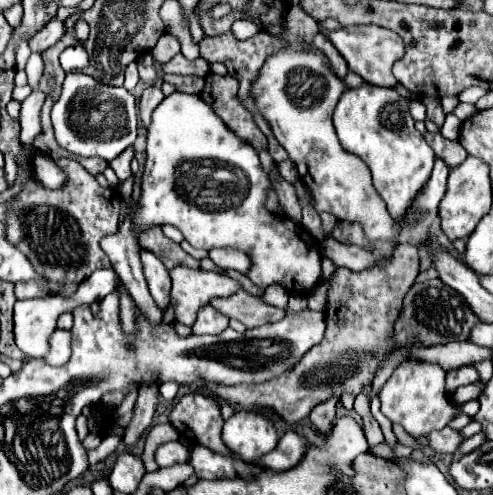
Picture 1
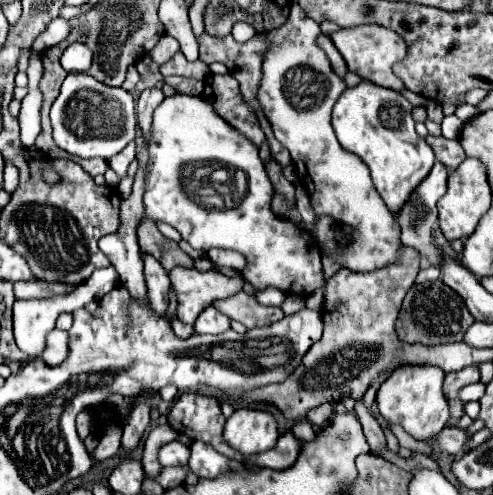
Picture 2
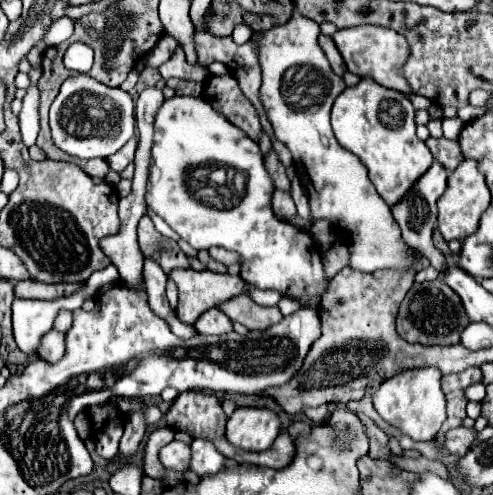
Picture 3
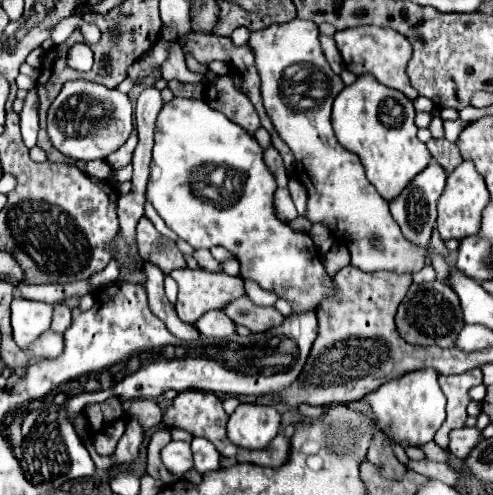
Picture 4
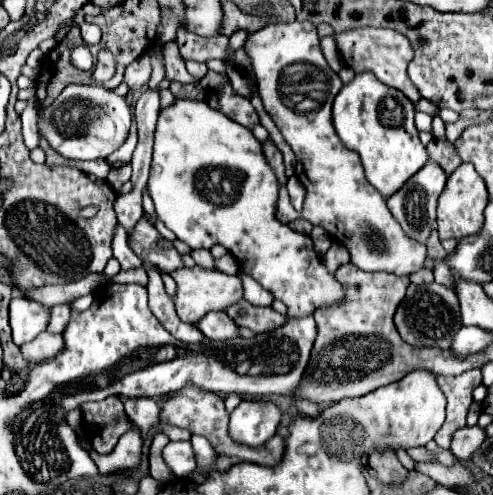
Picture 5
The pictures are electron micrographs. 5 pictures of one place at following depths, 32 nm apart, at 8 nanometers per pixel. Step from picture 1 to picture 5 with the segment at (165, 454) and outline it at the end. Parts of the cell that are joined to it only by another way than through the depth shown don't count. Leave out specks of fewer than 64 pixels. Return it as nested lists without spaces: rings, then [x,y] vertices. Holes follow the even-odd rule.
[[[170,442],[164,452],[164,462],[168,464],[168,468],[178,476],[188,476],[190,472],[196,470],[196,460],[194,460],[194,452],[190,442]]]

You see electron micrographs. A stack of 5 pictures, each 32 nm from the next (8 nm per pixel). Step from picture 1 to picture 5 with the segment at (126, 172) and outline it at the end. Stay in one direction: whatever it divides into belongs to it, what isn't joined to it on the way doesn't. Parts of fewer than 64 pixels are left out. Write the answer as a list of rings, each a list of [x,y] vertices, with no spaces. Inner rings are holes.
[[[132,124],[132,130],[130,130],[130,136],[128,136],[128,140],[116,150],[116,152],[112,152],[106,160],[108,160],[108,164],[110,166],[114,166],[114,168],[120,168],[120,166],[124,166],[124,164],[128,164],[130,162],[130,158],[132,158],[132,152],[134,152],[134,148],[136,148],[136,124]]]

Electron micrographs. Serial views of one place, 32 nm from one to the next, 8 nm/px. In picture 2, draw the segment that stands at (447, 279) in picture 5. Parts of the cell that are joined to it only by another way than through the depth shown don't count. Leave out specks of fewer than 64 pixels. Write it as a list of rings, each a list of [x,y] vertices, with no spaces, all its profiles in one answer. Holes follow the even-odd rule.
[[[434,162],[434,168],[432,168],[432,172],[428,174],[428,180],[424,180],[424,182],[416,188],[416,192],[410,196],[410,200],[408,200],[408,204],[402,208],[402,212],[396,214],[396,220],[398,220],[400,226],[402,226],[402,234],[400,234],[402,244],[408,244],[408,246],[416,248],[418,252],[426,254],[428,260],[432,262],[432,266],[438,264],[440,252],[436,252],[436,246],[434,246],[432,236],[430,236],[430,230],[432,230],[432,224],[438,220],[436,204],[438,204],[438,200],[440,200],[440,198],[444,196],[444,192],[446,192],[446,178],[448,178],[446,166],[444,166],[442,162]]]

